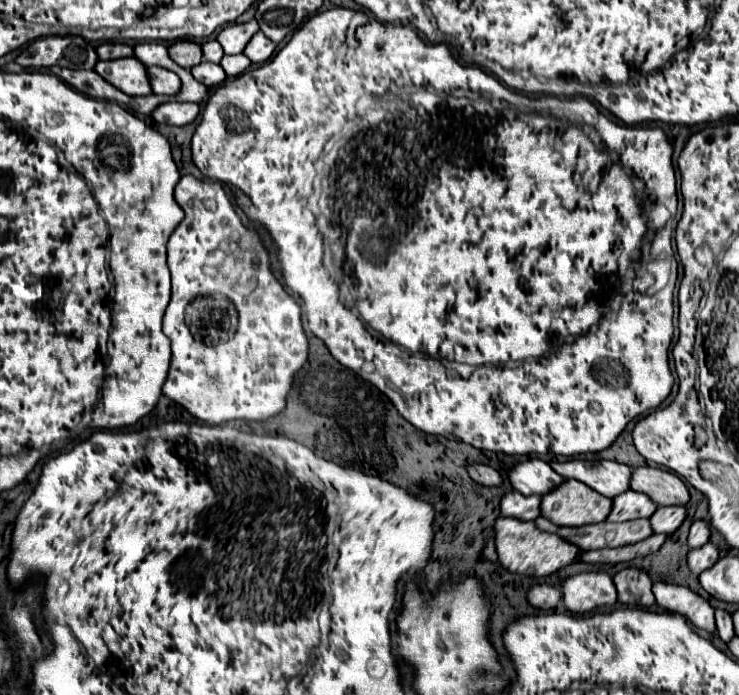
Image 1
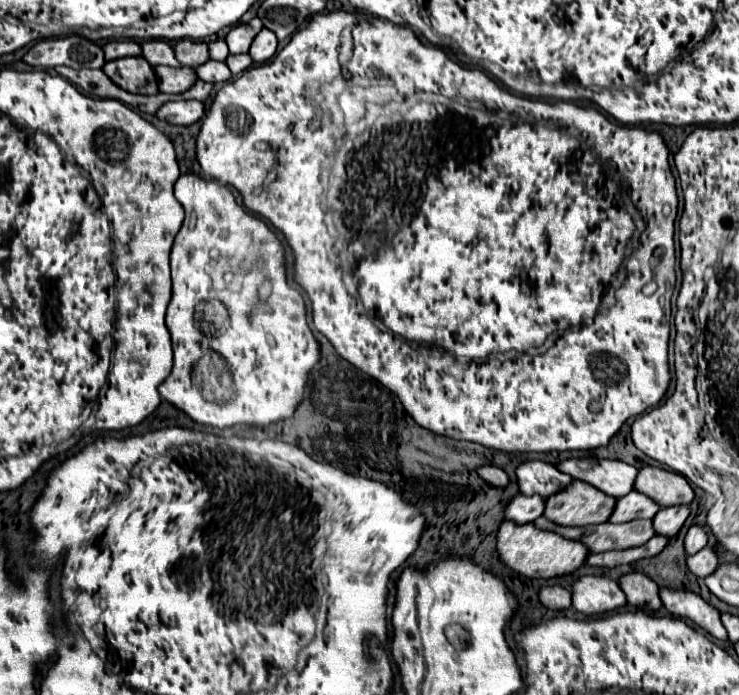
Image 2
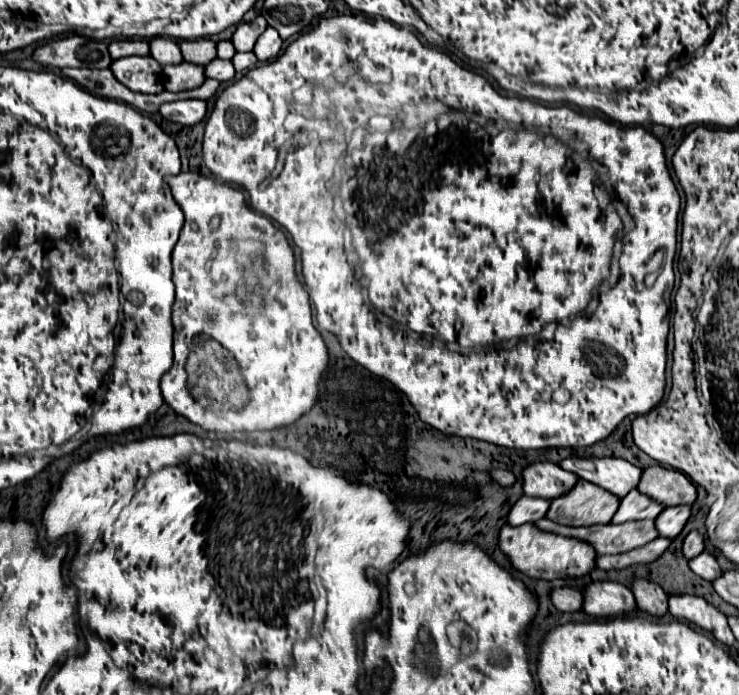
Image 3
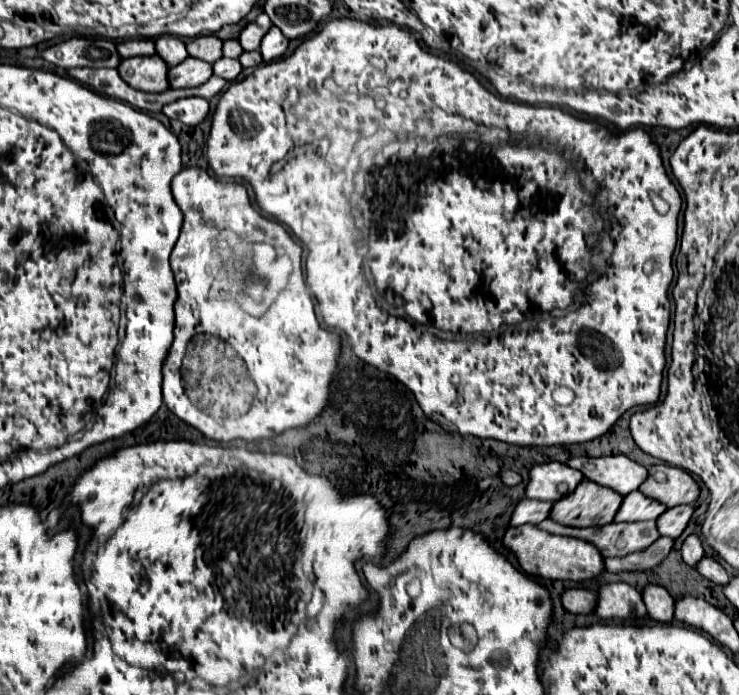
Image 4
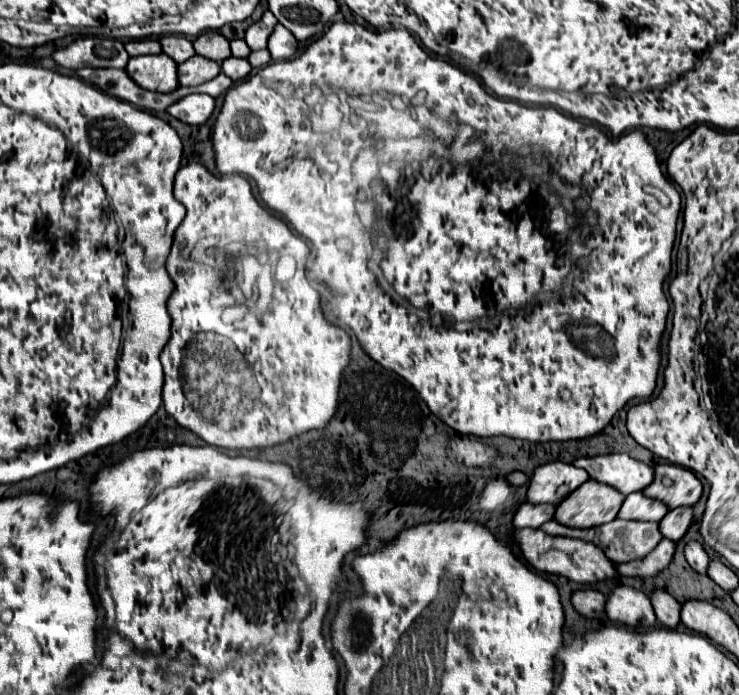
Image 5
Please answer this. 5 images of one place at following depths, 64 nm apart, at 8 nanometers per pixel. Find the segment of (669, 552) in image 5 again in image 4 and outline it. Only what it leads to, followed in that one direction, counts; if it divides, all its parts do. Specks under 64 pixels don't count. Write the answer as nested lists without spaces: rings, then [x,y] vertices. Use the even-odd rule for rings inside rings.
[[[658,538],[652,546],[632,552],[622,558],[604,558],[604,568],[608,572],[624,572],[624,570],[650,570],[664,560],[672,548],[674,540],[672,538]]]

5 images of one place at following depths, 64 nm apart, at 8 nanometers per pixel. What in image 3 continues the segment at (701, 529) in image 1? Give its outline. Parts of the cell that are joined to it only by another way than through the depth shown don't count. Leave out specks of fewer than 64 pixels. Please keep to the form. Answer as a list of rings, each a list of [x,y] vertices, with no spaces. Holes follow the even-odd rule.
[[[692,530],[684,540],[684,556],[686,556],[686,560],[698,556],[702,550],[704,550],[704,536],[700,532]]]

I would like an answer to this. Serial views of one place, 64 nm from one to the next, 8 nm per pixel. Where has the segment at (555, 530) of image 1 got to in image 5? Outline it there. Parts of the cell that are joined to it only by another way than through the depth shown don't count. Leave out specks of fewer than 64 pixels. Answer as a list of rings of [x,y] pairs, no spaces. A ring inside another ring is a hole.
[[[548,520],[546,524],[540,526],[544,532],[554,534],[554,536],[568,536],[568,538],[580,538],[586,542],[596,544],[612,562],[624,562],[624,560],[636,560],[646,556],[646,552],[650,552],[658,540],[662,540],[662,534],[658,530],[656,522],[632,522],[632,520],[612,520],[608,524],[602,526],[594,526],[594,528],[568,528],[556,520]]]

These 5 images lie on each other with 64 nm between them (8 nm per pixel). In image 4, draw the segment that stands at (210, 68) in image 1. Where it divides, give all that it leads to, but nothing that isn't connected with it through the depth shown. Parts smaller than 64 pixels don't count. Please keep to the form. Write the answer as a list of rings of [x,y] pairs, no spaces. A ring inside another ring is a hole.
[[[220,58],[218,62],[212,64],[212,72],[214,72],[214,76],[220,76],[220,78],[232,82],[240,76],[242,66],[238,66],[236,60],[232,60],[232,58]]]

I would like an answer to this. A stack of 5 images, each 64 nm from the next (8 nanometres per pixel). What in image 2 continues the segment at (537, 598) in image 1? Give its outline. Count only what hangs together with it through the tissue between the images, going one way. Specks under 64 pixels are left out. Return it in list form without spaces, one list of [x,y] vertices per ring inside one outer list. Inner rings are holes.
[[[544,586],[538,592],[538,600],[542,606],[552,608],[552,610],[570,608],[570,590],[560,588],[560,586]]]

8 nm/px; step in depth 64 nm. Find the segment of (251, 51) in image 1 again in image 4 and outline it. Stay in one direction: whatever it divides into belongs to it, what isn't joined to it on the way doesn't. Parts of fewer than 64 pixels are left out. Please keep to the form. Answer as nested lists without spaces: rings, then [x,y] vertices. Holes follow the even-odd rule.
[[[272,26],[268,30],[268,34],[262,38],[258,50],[262,54],[262,60],[264,62],[270,62],[270,60],[280,58],[286,52],[286,48],[288,48],[288,38],[284,38],[282,32],[276,26]]]

